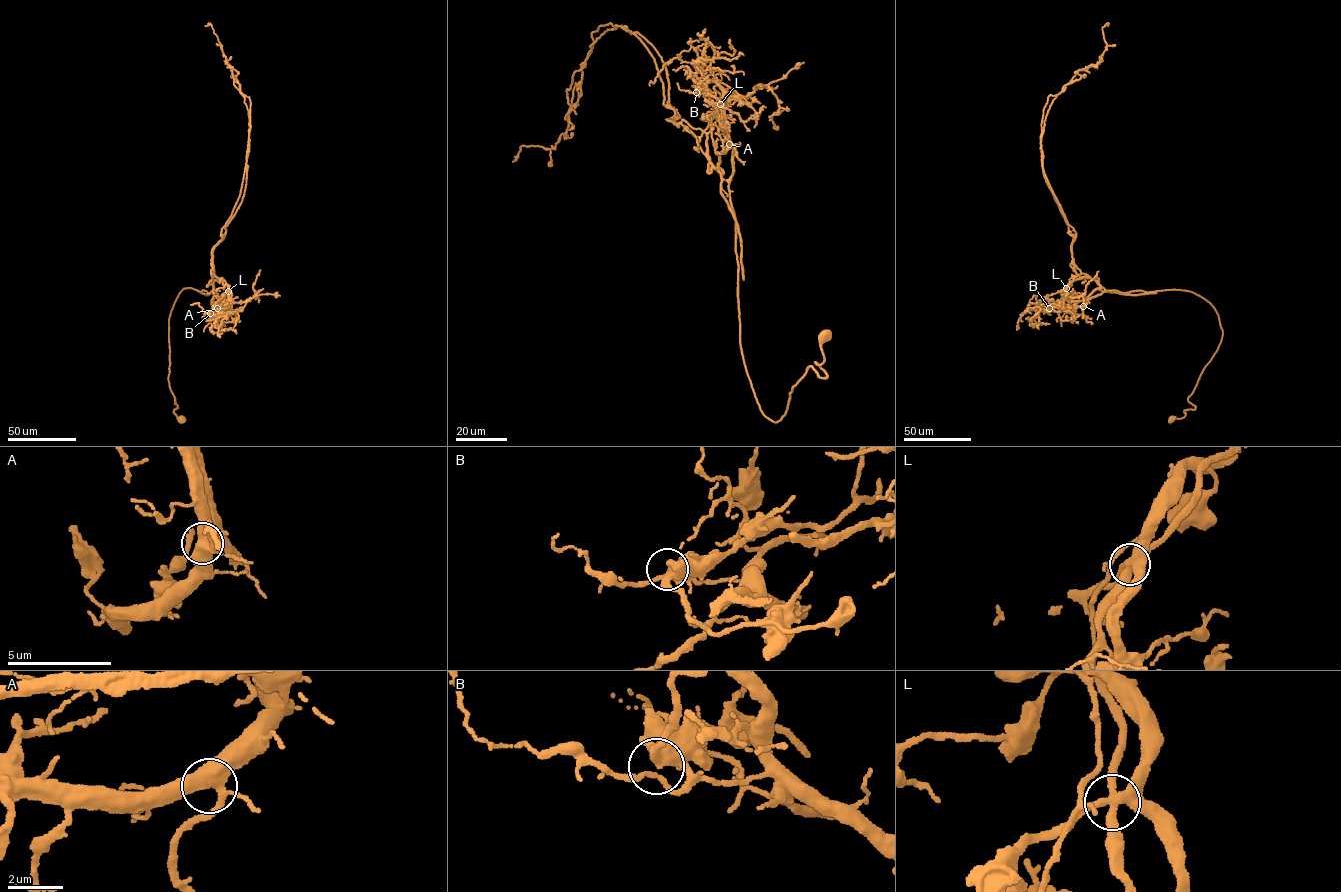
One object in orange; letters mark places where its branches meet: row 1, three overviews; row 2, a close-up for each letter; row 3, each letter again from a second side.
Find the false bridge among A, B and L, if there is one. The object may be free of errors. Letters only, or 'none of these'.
L

